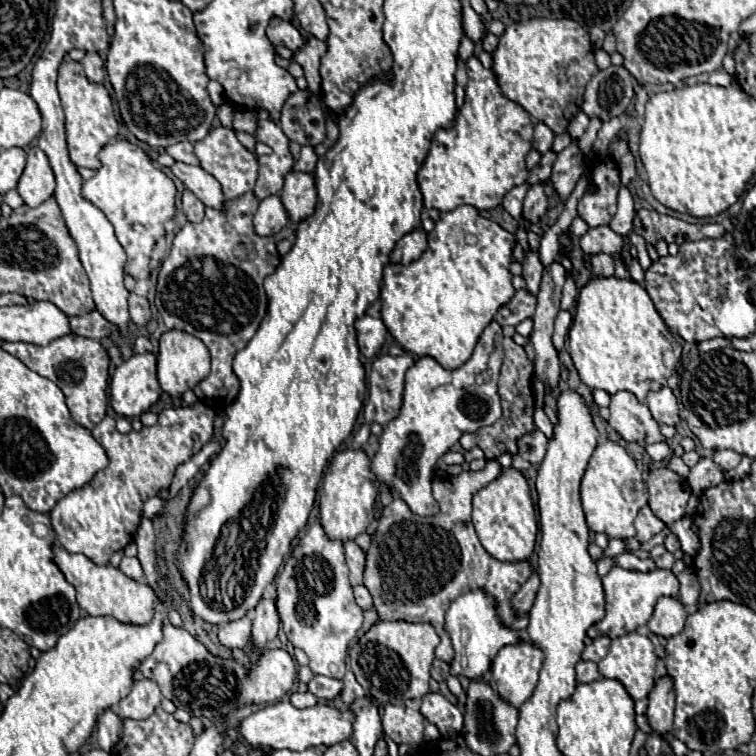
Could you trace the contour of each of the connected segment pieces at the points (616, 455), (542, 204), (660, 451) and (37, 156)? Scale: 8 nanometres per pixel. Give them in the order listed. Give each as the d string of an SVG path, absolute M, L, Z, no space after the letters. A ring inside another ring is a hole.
M606 440L596 446L588 468L580 482L580 500L586 514L588 528L592 532L604 532L610 538L632 538L636 536L634 518L638 510L648 502L646 482L636 466L636 460L614 440Z
M538 182L538 184L532 184L526 192L522 214L528 222L538 222L548 210L548 198L544 194L544 186L546 182Z
M654 442L654 444L646 444L646 452L656 460L656 462L662 462L666 460L666 456L670 454L670 448L666 442Z
M32 146L28 150L28 160L26 168L18 180L18 194L28 206L40 206L54 194L56 182L54 182L54 172L50 168L50 162L46 154L38 148Z

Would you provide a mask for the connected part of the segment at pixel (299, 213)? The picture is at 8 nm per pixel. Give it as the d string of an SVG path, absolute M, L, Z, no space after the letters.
M308 172L286 174L280 198L294 224L298 224L302 218L308 218L310 214L314 214L314 206L318 204L314 174L308 174Z

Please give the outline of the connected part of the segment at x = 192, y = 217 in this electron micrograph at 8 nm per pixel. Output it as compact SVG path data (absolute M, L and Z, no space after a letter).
M190 190L182 192L182 210L188 222L200 222L204 218L204 204L198 198L194 198Z

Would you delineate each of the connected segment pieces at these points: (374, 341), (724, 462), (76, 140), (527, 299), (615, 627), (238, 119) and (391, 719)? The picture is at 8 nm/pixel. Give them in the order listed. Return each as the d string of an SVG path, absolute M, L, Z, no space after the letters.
M364 316L354 322L358 348L366 358L374 358L386 342L386 326L380 318Z
M718 450L714 452L714 462L722 468L722 470L732 470L740 464L740 454L734 450Z
M66 60L58 70L58 92L66 114L66 142L70 162L74 162L74 166L98 170L100 168L98 152L118 136L118 122L114 118L114 108L108 90L102 84L88 82L80 62Z
M516 290L514 298L496 312L494 320L500 326L506 326L506 324L518 326L522 320L534 316L534 308L536 308L536 296L532 296L528 290Z
M612 568L604 578L604 592L606 592L606 616L596 622L594 626L588 628L588 636L624 636L628 632L634 632L636 628L648 624L654 604L660 596L678 596L678 580L670 570L652 570L652 572L634 572L634 570L624 570L624 568Z
M240 110L234 113L233 129L244 131L254 135L257 129L258 120L249 110Z
M384 706L382 726L384 734L396 744L408 744L412 748L424 744L424 716L410 706Z

